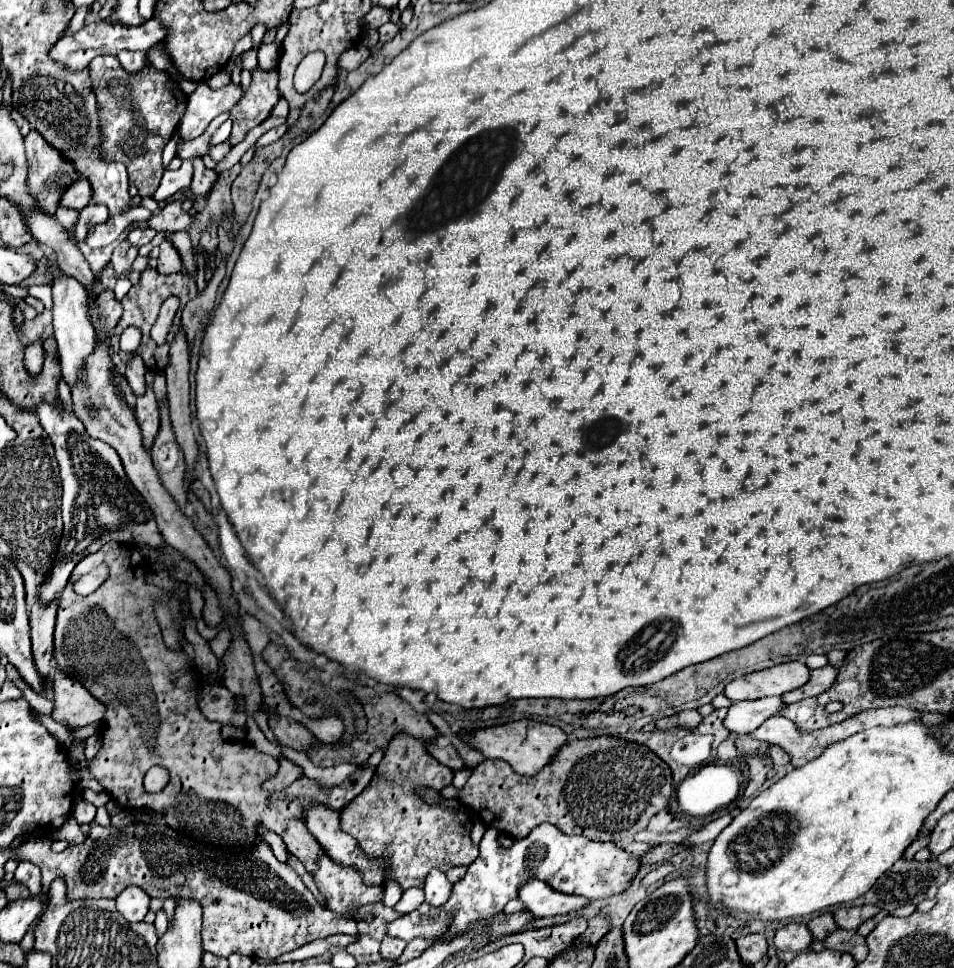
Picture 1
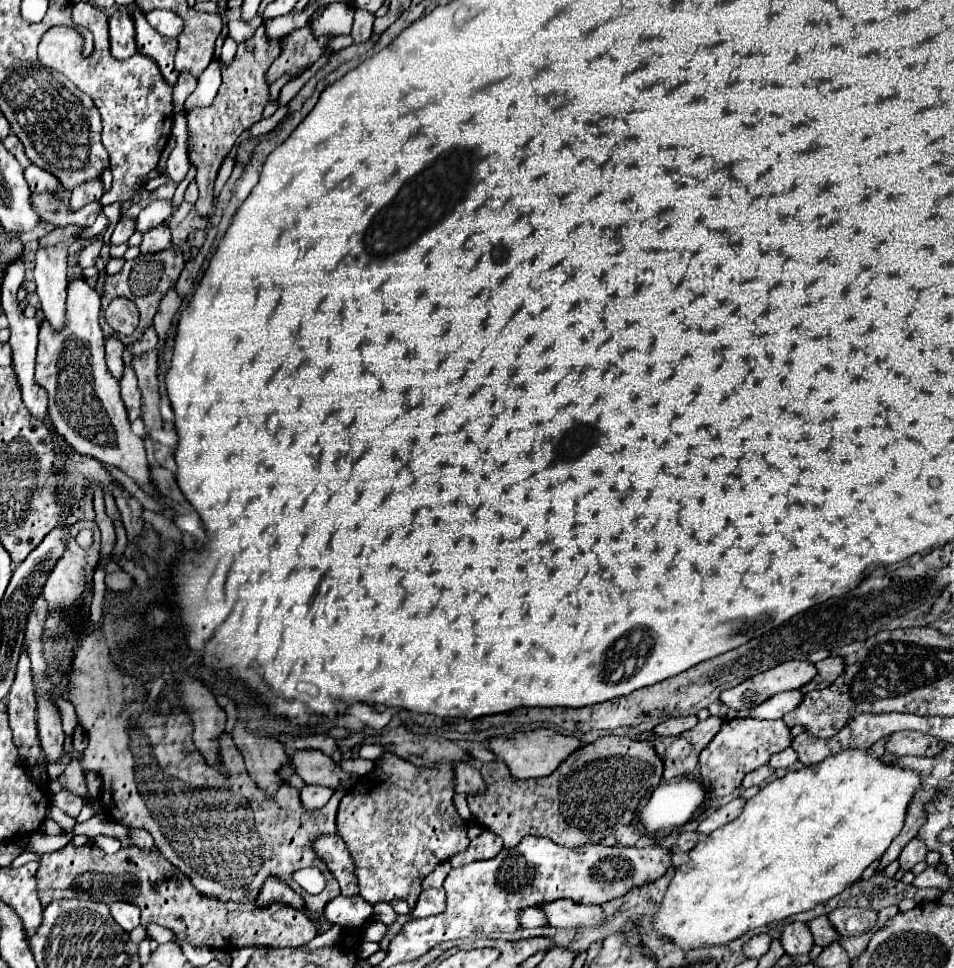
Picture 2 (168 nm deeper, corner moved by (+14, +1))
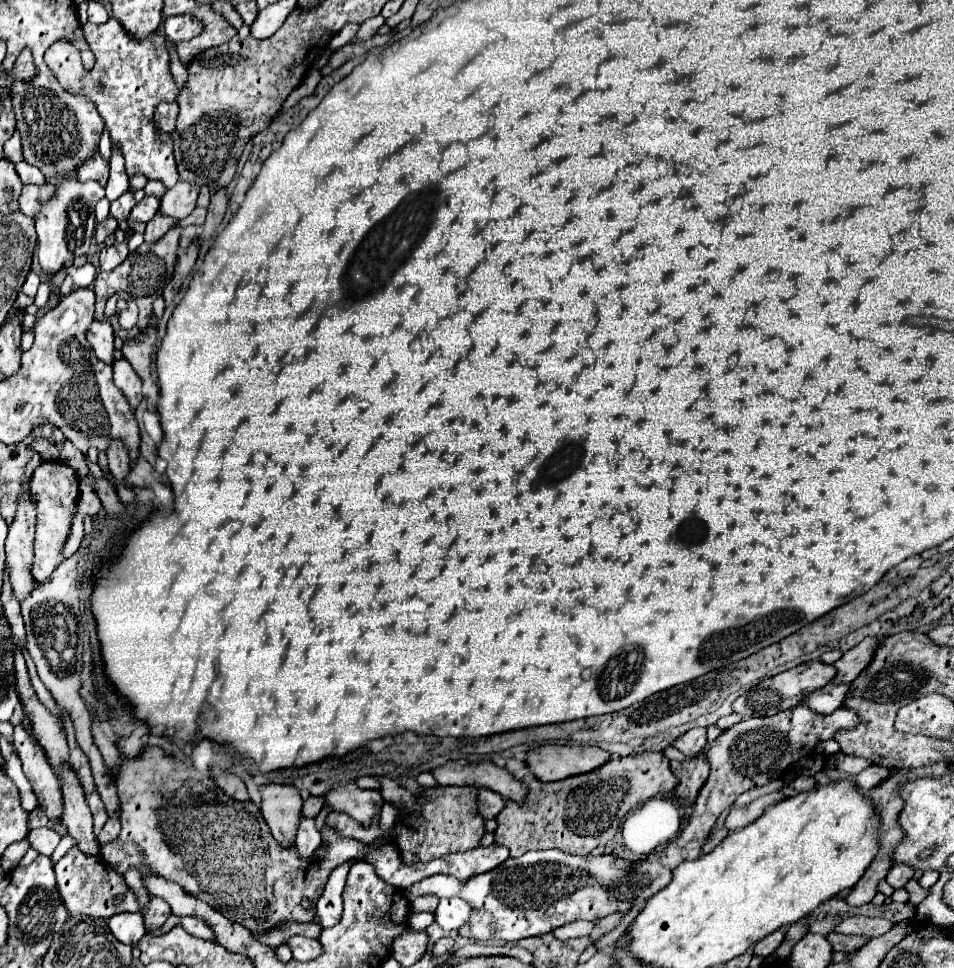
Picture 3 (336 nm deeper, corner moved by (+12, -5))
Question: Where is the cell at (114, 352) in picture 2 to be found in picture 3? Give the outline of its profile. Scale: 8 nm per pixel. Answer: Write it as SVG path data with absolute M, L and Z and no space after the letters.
M92 322L92 326L88 328L88 342L92 344L96 356L106 362L112 364L114 362L114 334L112 334L112 326L108 322Z

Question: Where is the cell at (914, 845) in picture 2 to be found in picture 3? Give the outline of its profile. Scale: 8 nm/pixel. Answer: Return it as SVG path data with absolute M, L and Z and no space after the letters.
M894 864L886 876L886 882L892 888L902 888L910 878L914 878L914 868L908 864Z

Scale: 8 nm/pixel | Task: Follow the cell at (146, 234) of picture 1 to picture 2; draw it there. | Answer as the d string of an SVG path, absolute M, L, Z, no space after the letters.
M152 200L140 214L138 214L138 226L142 234L150 230L150 226L158 226L166 222L172 216L172 200Z

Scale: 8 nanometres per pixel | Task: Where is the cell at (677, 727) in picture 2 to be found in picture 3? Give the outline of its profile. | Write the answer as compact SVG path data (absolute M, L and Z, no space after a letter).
M692 728L688 732L684 732L682 736L676 738L676 742L672 742L674 748L678 748L686 758L688 756L696 756L706 748L706 730L704 728Z

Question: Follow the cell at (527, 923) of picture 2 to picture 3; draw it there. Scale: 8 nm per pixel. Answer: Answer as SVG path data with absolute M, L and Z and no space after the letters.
M572 922L572 924L564 924L560 928L554 928L552 934L558 940L568 940L568 938L580 938L580 936L590 936L590 932L594 930L592 922Z

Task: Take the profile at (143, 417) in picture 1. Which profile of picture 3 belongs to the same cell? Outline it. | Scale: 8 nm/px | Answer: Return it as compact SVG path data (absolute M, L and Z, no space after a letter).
M116 360L114 362L114 384L122 390L124 398L128 400L130 408L136 410L138 404L142 402L142 380L136 376L128 360Z

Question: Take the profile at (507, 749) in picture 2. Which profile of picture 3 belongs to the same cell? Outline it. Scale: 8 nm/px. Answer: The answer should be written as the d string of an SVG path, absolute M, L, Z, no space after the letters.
M542 744L526 752L526 766L540 782L556 782L574 774L592 772L610 760L598 746Z

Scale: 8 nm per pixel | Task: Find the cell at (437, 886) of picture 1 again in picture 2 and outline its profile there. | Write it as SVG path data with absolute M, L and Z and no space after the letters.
M430 888L422 891L418 899L418 906L414 908L414 918L426 918L442 914L446 908L446 896L443 888Z

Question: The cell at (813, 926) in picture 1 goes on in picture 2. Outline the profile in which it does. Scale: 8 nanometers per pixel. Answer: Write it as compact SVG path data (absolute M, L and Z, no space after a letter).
M818 916L818 918L814 918L810 924L810 930L812 930L812 934L814 934L814 942L818 944L818 946L830 946L832 942L836 942L838 938L840 938L840 934L834 930L834 926L830 924L830 920L828 920L828 916Z

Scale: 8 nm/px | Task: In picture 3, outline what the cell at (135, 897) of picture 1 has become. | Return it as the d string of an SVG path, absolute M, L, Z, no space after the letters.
M130 912L108 918L108 928L122 944L134 944L146 934L144 918L140 914L130 914Z

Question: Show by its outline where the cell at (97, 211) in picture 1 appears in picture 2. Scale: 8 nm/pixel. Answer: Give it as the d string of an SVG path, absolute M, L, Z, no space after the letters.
M94 178L86 184L80 184L72 190L72 198L70 198L70 210L76 212L80 210L82 206L90 204L90 202L98 202L104 194L104 184L102 184L102 178Z

